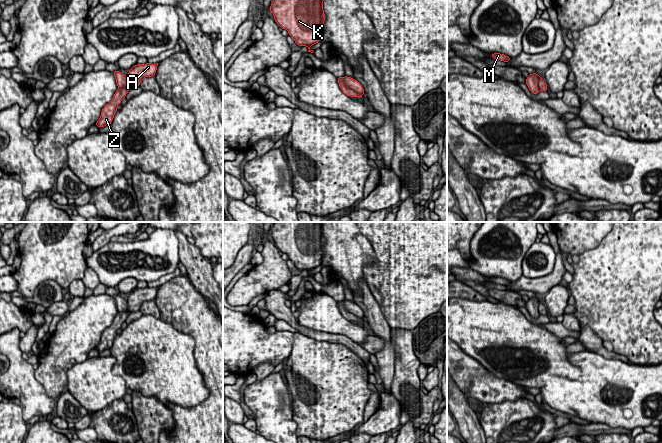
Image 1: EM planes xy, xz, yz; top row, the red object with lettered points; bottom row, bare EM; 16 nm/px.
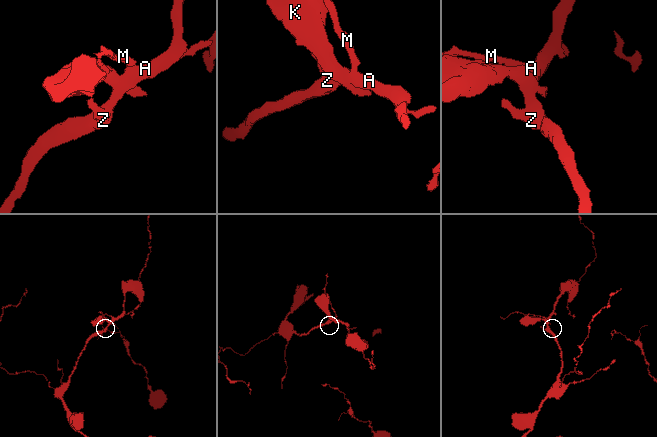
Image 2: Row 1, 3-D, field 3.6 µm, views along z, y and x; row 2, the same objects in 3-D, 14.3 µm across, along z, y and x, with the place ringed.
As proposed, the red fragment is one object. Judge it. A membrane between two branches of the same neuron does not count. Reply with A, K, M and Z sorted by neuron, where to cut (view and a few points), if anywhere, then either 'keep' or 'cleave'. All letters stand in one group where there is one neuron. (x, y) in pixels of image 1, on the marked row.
groups A M Z / K; cut xz (343, 77), (343, 82), (348, 87), (361, 94); cleave

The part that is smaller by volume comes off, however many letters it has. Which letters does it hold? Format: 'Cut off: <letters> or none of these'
Cut off: K

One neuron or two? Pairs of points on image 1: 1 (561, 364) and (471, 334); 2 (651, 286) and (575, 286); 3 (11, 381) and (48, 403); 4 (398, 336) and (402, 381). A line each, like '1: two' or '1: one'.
1: one
2: one
3: one
4: one

